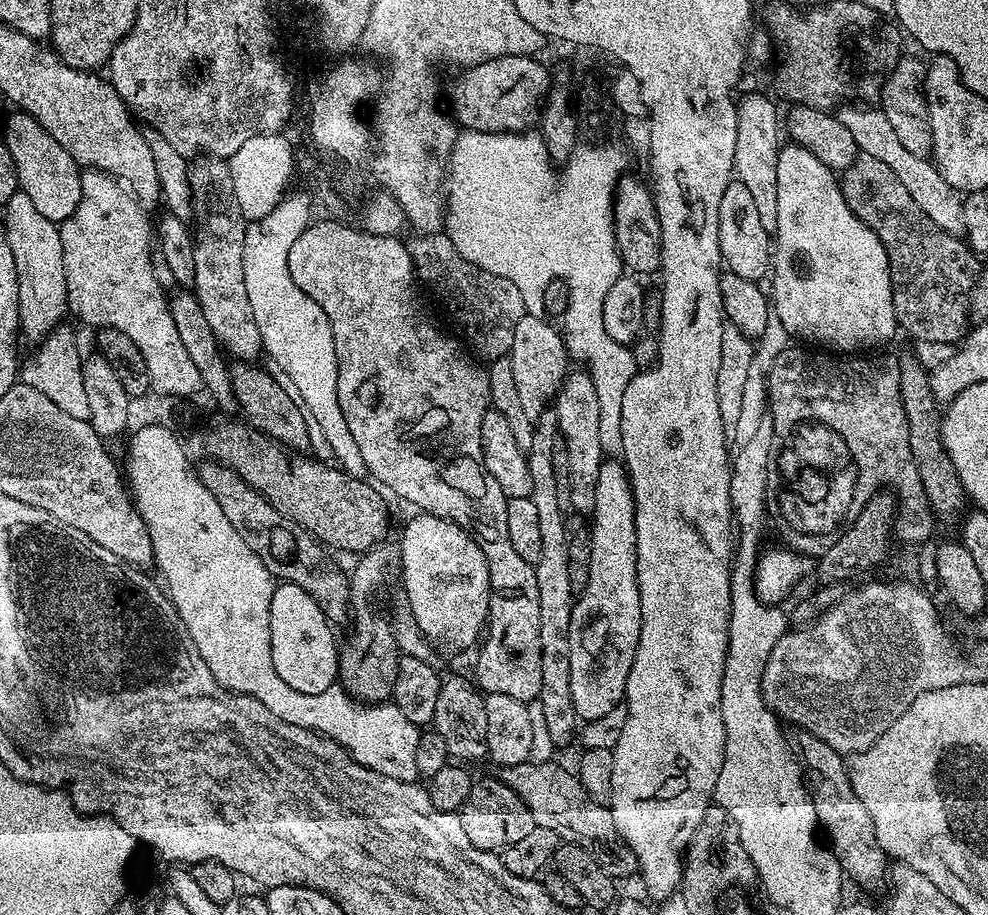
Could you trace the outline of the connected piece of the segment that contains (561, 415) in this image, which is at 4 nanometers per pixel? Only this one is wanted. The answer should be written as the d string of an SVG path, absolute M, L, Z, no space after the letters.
M569 371L559 395L555 398L554 411L558 436L569 458L572 512L590 514L594 510L594 498L598 491L598 470L606 459L606 453L604 440L600 437L602 417L598 410L598 394L594 391L594 382L588 371L579 371Z

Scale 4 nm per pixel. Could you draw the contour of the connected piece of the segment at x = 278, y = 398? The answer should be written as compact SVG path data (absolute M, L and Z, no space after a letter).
M236 362L228 370L239 411L244 411L243 419L259 432L265 432L271 440L279 440L289 450L307 449L304 447L308 444L310 420L305 409L279 379L276 381L266 369L259 368L260 366L256 362Z

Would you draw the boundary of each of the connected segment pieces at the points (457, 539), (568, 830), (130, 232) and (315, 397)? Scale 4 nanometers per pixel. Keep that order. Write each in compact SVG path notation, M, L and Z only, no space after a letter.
M416 514L416 517L404 528L404 537L398 540L400 549L399 571L404 572L402 586L406 590L406 598L410 602L410 610L414 610L414 619L418 622L418 630L441 653L460 652L475 645L481 639L488 619L488 595L490 590L490 570L486 566L486 558L474 542L474 538L464 528L454 522L443 520L437 516Z
M529 762L515 764L513 768L501 767L498 778L510 790L514 790L518 798L522 798L526 810L530 810L534 818L536 827L554 830L554 834L558 834L561 842L577 844L590 850L598 866L602 866L602 870L606 870L606 874L610 874L613 880L623 882L627 876L635 877L640 871L638 858L634 850L630 850L628 843L618 834L618 826L614 826L614 814L611 807L594 802L594 798L586 794L580 777L575 771L568 769L567 772L562 765L556 763Z
M95 170L81 171L82 178L82 198L78 202L78 210L74 210L74 214L59 225L59 231L62 244L62 262L65 263L65 280L66 294L68 295L67 311L69 313L76 312L76 316L86 323L92 324L93 329L97 328L113 328L118 330L123 336L129 336L132 339L132 345L142 354L144 365L148 371L148 383L161 396L175 396L177 398L188 398L184 396L192 396L197 391L201 391L202 385L200 375L198 374L198 366L194 366L190 354L186 354L186 346L182 346L182 338L178 338L178 326L174 326L174 318L172 312L168 309L168 296L166 292L160 289L160 280L156 277L156 272L152 269L152 256L148 253L148 244L150 248L150 220L146 215L145 209L139 200L132 195L131 191L121 181L114 176L109 176L107 172L97 172Z
M248 284L246 295L250 297L254 322L258 322L258 334L262 334L266 356L284 371L283 379L294 389L315 427L317 424L324 431L324 440L332 451L331 459L350 475L363 477L366 469L362 450L358 450L358 442L354 442L354 434L350 434L346 418L342 416L342 406L338 406L336 351L326 314L318 302L302 294L294 284Z

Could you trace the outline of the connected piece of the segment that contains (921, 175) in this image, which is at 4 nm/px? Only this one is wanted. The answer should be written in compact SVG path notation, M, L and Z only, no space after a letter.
M860 106L841 107L838 115L842 126L846 126L846 130L850 130L850 134L854 134L857 149L863 155L878 158L878 162L886 162L886 166L890 166L890 170L894 170L894 174L898 174L898 182L902 182L902 186L906 186L910 198L914 198L914 202L918 202L918 210L922 210L922 214L926 214L926 218L930 218L936 226L952 235L961 235L964 230L962 194L946 182L931 159L918 154L910 154L910 150L906 150L906 146L902 146L896 131L891 128L890 122L886 119L884 111L876 106L868 106L865 107L868 109L863 112L862 109L856 107Z

